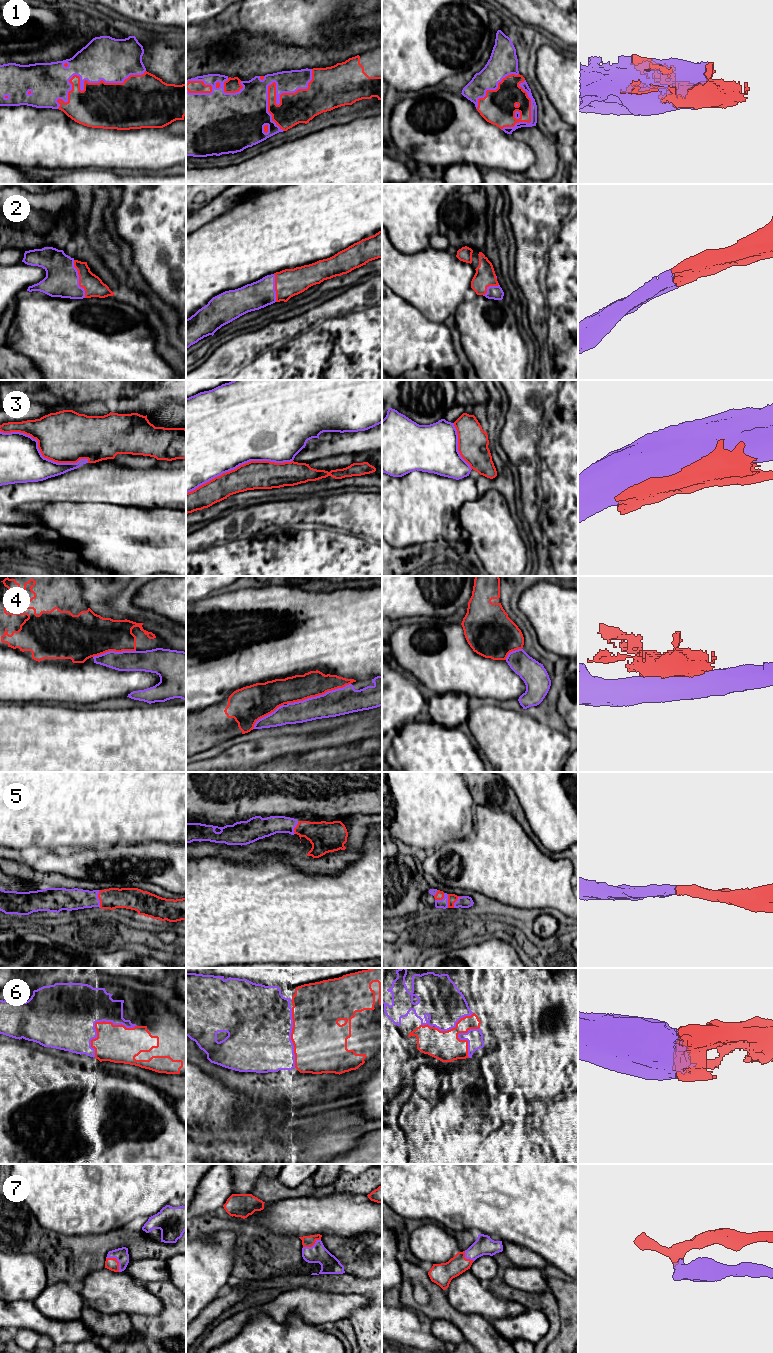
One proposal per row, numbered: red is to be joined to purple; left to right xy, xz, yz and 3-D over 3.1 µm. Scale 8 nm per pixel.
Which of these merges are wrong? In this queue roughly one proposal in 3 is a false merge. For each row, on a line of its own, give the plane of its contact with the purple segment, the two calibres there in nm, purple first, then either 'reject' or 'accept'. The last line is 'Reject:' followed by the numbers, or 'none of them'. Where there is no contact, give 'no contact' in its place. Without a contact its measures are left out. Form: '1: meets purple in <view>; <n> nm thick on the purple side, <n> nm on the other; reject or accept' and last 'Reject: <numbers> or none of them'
1: meets purple in xy; 320 nm thick on the purple side, 360 nm on the other; accept
2: meets purple in xy; 280 nm thick on the purple side, 160 nm on the other; accept
3: meets purple in xz; 500 nm thick on the purple side, 220 nm on the other; reject
4: meets purple in xz; 220 nm thick on the purple side, 200 nm on the other; reject
5: meets purple in xy; 180 nm thick on the purple side, 170 nm on the other; accept
6: meets purple in xy; 460 nm thick on the purple side, 300 nm on the other; accept
7: meets purple in xy; 110 nm thick on the purple side, 100 nm on the other; accept
Reject: 3, 4

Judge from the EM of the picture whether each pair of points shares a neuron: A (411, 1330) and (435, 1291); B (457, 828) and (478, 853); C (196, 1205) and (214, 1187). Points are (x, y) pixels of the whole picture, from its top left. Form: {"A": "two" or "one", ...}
{"A": "two", "B": "two", "C": "one"}

